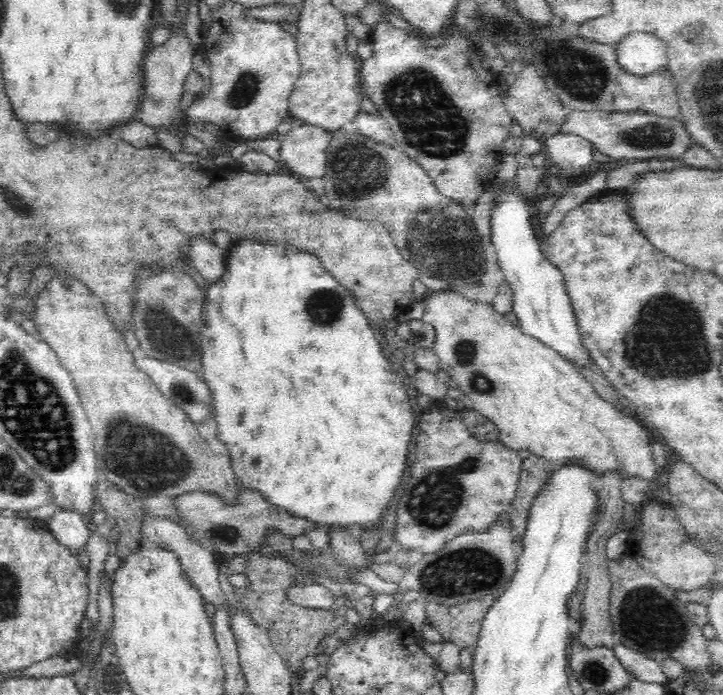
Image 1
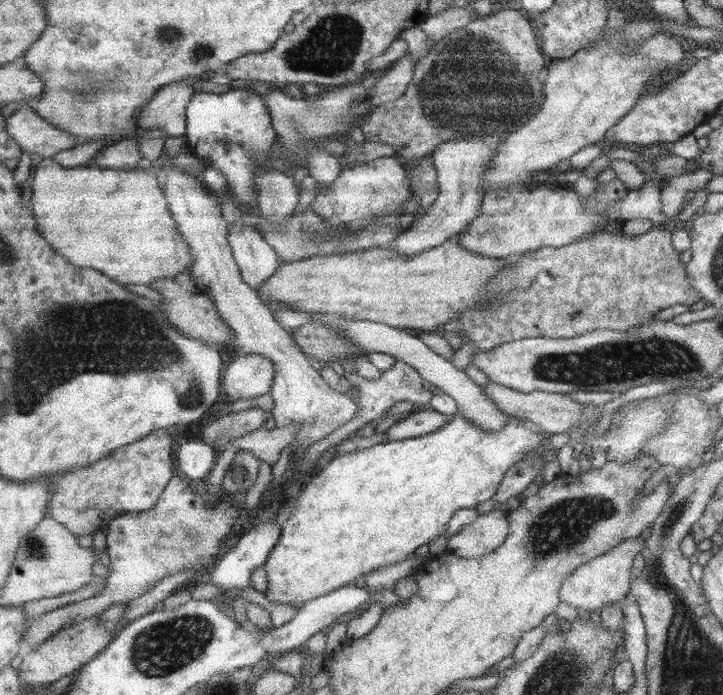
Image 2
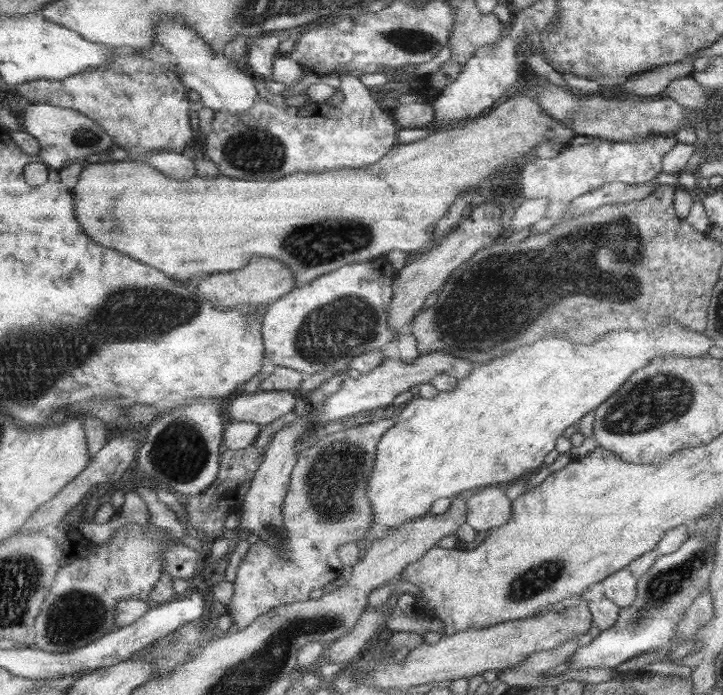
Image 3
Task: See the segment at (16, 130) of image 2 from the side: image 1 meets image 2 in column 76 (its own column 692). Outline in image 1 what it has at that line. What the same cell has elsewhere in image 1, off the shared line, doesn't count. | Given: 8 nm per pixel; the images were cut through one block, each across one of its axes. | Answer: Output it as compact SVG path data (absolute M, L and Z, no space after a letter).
M571 110L561 132L577 134L588 139L596 150L608 156L613 162L603 163L593 171L592 177L582 184L572 186L568 190L563 190L561 196L555 201L551 211L547 213L546 223L543 227L545 237L553 232L565 214L570 210L579 207L590 197L608 191L607 174L612 169L612 165L622 159L648 160L674 159L679 160L692 144L696 142L686 130L685 122L681 117L666 118L643 110L630 112L608 112L606 110Z

